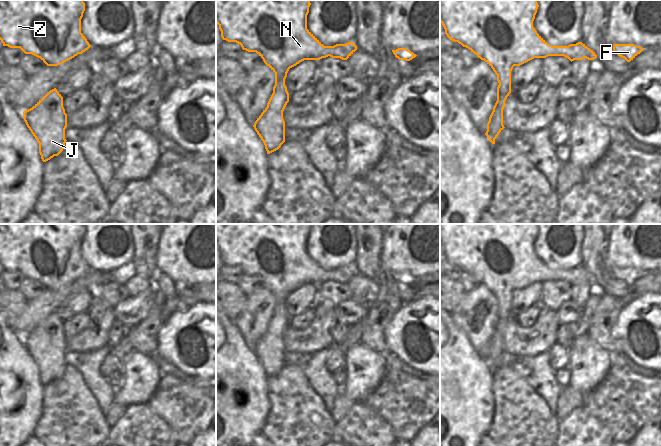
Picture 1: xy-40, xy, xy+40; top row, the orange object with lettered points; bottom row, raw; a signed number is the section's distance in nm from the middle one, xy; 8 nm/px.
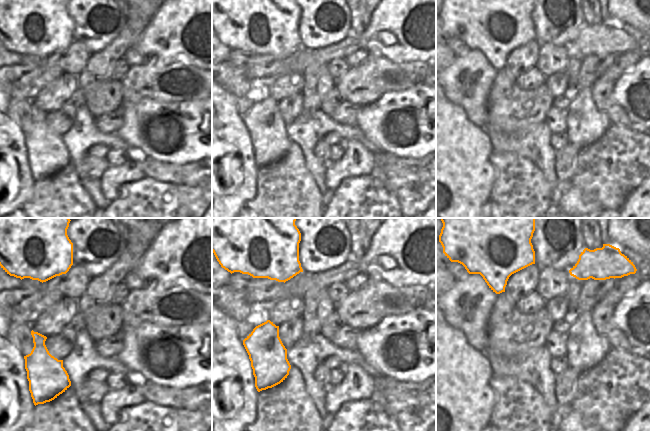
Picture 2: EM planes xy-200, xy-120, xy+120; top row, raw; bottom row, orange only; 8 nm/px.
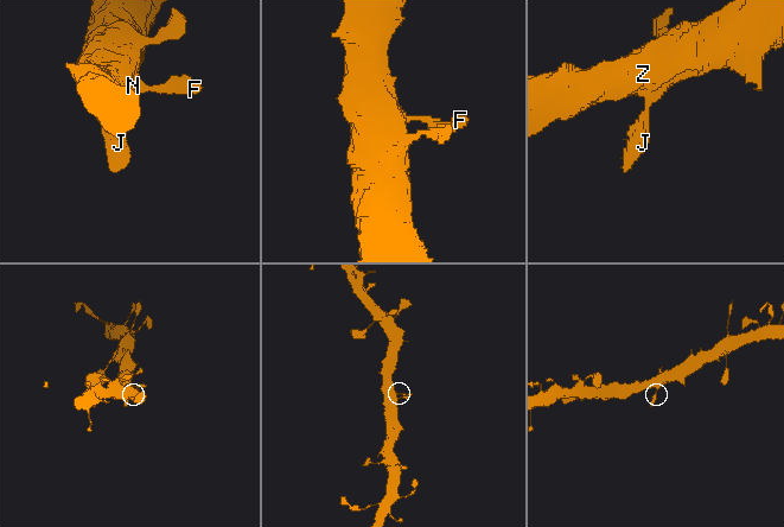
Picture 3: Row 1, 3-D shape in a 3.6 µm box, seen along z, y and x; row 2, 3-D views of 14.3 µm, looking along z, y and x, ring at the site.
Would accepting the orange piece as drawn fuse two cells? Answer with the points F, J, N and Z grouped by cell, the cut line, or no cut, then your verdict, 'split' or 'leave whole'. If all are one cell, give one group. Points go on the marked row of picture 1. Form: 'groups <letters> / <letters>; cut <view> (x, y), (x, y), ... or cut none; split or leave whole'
groups F J N Z; cut none; leave whole

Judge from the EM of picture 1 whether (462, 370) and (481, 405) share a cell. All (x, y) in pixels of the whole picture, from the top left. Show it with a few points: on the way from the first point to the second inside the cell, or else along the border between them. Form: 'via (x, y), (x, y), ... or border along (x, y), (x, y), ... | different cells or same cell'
via (462, 379), (462, 386), (472, 396) | same cell

